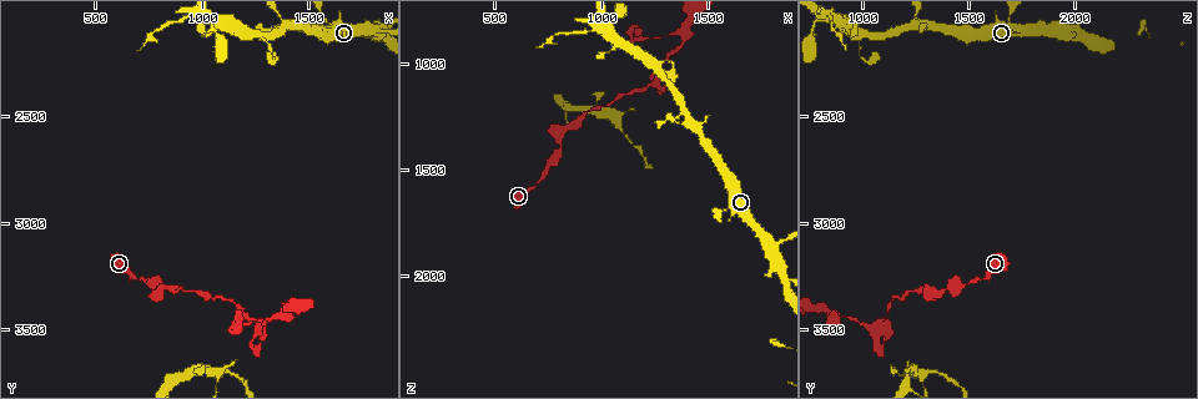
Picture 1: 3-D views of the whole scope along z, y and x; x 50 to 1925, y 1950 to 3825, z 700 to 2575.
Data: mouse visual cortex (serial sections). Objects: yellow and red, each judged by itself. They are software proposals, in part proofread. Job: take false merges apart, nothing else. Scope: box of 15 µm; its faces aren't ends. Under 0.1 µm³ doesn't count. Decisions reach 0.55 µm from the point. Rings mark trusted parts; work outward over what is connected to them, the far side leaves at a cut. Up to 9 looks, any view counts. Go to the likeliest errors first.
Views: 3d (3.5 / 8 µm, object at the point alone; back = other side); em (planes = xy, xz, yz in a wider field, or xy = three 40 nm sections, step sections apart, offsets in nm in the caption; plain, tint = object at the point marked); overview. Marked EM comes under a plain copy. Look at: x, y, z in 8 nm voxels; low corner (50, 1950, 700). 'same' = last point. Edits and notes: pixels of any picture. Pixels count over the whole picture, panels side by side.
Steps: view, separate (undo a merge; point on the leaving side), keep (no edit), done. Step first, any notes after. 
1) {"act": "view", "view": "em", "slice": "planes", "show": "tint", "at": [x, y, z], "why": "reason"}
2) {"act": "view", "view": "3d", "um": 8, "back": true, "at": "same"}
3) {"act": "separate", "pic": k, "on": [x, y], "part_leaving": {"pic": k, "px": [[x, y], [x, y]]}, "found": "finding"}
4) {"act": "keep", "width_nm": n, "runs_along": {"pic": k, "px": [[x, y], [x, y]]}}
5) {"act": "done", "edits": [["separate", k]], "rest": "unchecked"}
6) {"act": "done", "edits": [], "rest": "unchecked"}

{"act": "view", "view": "3d", "um": 8, "at": [800, 3310, 1390], "why": "sharp bend"}

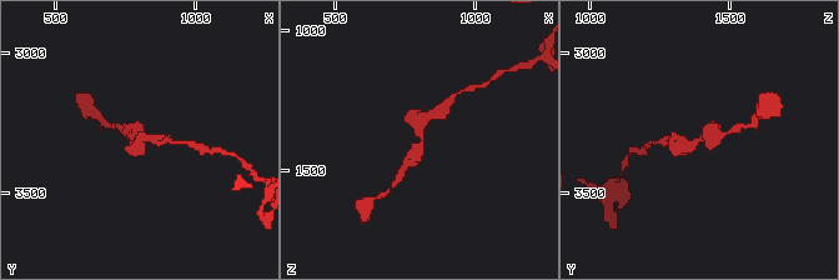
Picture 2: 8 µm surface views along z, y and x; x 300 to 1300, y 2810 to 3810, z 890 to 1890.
{"act": "view", "view": "em", "slice": "xy", "step": 5, "show": "tint", "at": [800, 3320, 1380], "why": "shape alone is not enough"}

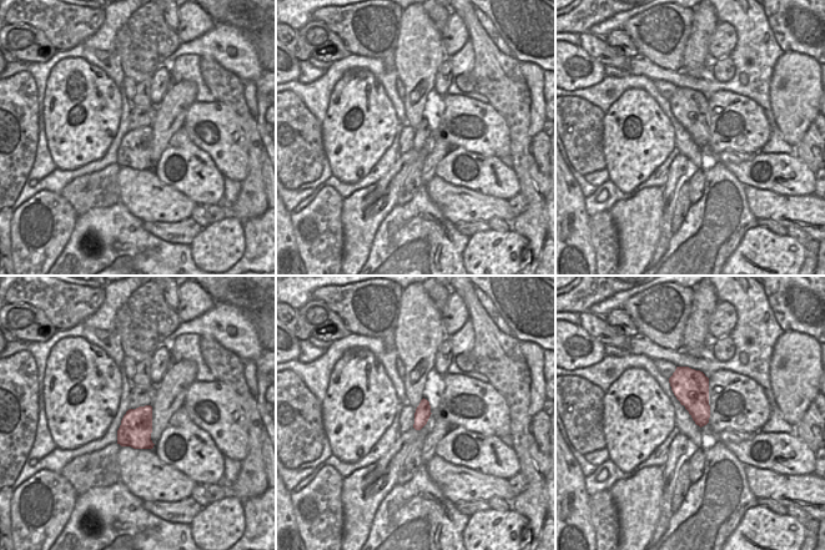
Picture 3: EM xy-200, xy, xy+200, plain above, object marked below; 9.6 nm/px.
{"act": "keep", "width_nm": 150, "runs_along": {"pic": 2, "px": [[403, 168], [422, 144], [420, 120], [435, 115]]}, "found": "one cell here"}

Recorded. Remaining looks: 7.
{"act": "view", "view": "3d", "um": 3.5, "at": [1390, 3420, 860], "why": "three arms meet"}

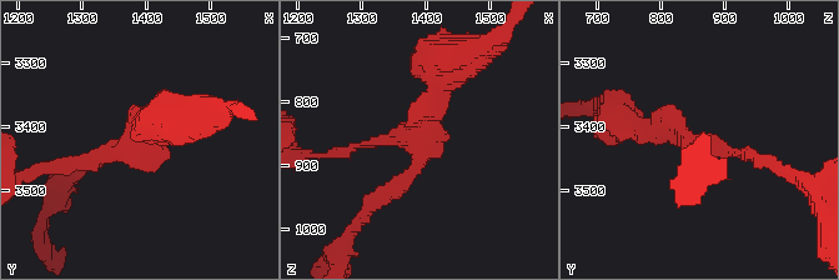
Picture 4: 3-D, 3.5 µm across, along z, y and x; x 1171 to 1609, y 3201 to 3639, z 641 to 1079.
{"act": "view", "view": "em", "slice": "xy", "step": 2, "show": "tint", "at": [1385, 3430, 860], "why": "now the EM"}

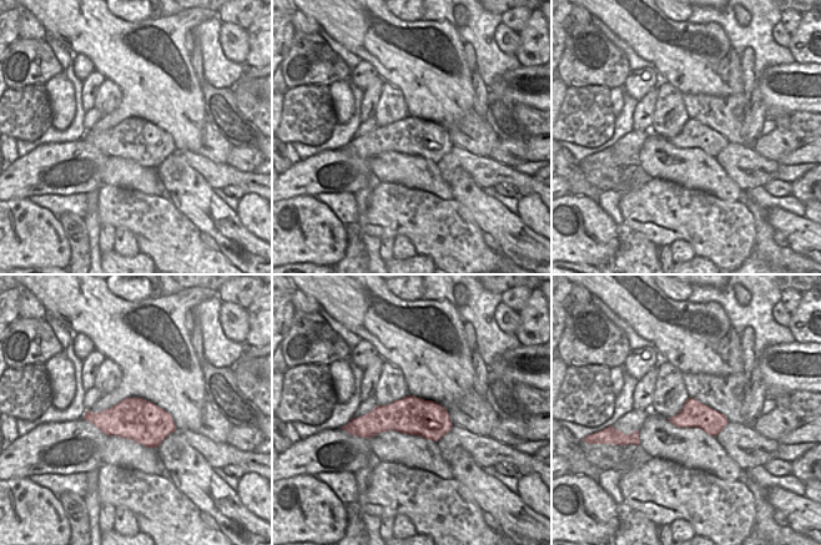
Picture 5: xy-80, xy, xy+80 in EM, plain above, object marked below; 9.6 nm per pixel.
{"act": "keep", "runs_along": {"pic": 4, "px": [[373, 201], [420, 160], [442, 70]]}, "found": "all the same cell"}

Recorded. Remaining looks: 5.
{"act": "view", "view": "3d", "um": 8, "at": [1400, 2070, 1240], "why": "three-way junction"}

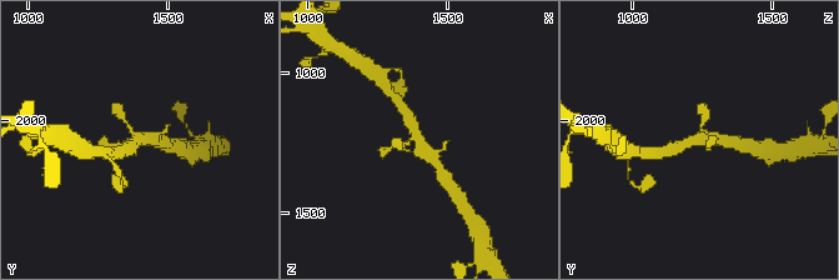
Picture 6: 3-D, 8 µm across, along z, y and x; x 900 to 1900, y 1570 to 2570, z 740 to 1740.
{"act": "view", "view": "3d", "um": 3.5, "at": [1390, 2080, 1240], "why": "zoom in"}

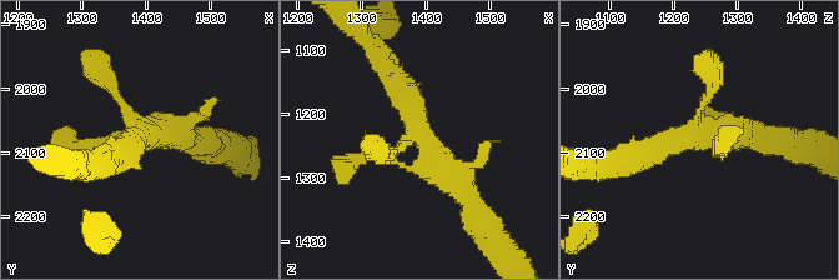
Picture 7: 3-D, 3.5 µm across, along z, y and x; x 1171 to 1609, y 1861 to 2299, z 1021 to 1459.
{"act": "view", "view": "em", "slice": "xy", "step": 5, "show": "tint", "at": [1395, 2070, 1235], "why": "shape alone is not enough"}

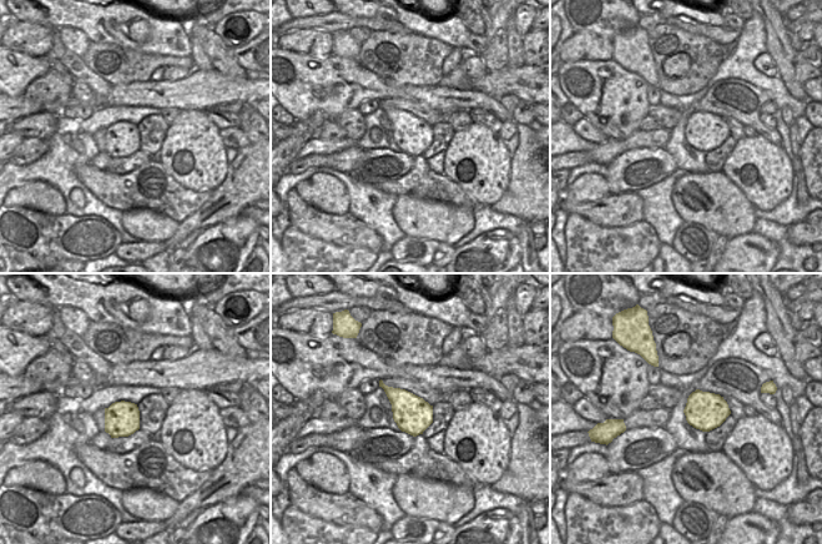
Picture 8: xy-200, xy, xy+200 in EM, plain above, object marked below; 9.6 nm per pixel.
{"act": "keep", "found": "continuous, no second cell"}

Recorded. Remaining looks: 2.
{"act": "view", "view": "3d", "um": 3.5, "at": [1830, 2090, 1850], "why": "a fork"}

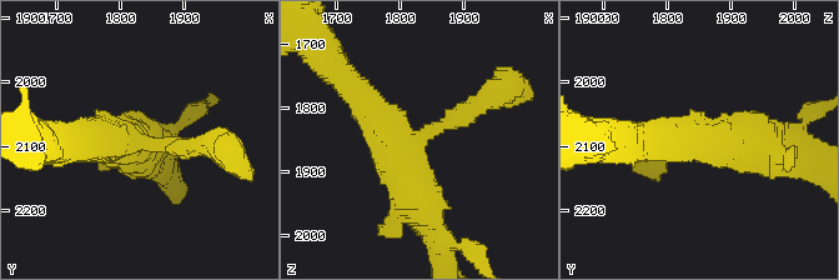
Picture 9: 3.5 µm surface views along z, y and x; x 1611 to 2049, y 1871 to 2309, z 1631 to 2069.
{"act": "view", "view": "em", "slice": "xy", "step": 1, "show": "tint", "at": [1830, 2090, 1845], "arms": 3, "arm_widths_nm": [200, 450, 500]}

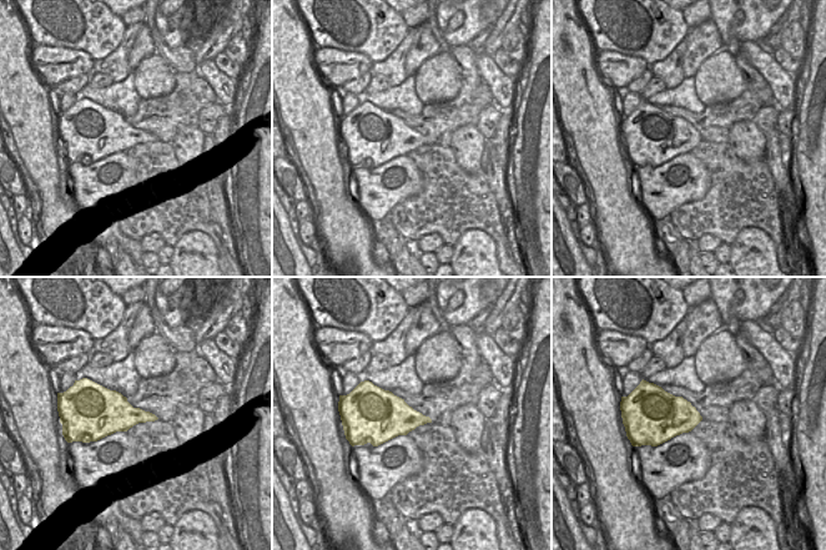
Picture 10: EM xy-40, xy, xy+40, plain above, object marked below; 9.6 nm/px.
{"act": "keep", "runs_along": {"pic": 9, "px": [[350, 84], [383, 121], [426, 221]]}, "found": "all the same cell"}

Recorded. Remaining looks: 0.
{"act": "done", "edits": [], "rest": "unchecked"}

